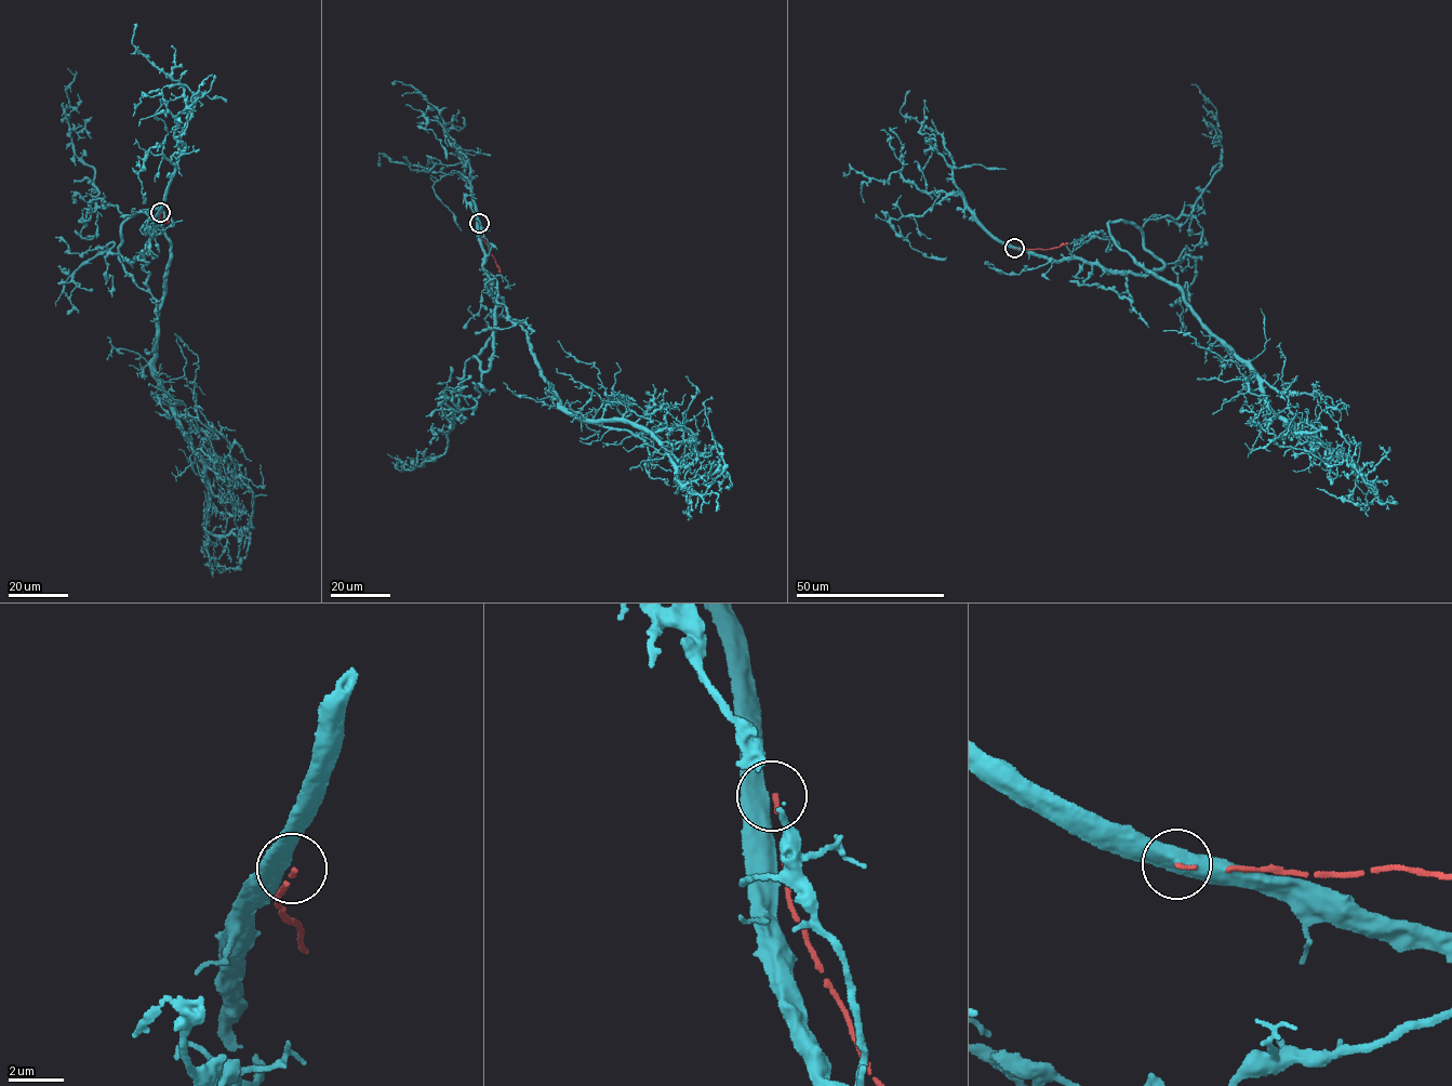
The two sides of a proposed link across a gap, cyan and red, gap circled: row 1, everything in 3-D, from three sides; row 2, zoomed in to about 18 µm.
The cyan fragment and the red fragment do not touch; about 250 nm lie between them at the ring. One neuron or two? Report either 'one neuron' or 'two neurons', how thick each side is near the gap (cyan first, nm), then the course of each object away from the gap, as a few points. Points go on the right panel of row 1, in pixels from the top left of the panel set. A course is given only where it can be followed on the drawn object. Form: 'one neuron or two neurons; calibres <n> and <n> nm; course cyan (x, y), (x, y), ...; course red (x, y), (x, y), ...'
two neurons; calibres 550 and 140 nm; course cyan (1014, 248), (1150, 275), (1133, 224), (1108, 223), (1116, 246), (1358, 475), (1277, 444); course red (1015, 248), (1047, 250), (1068, 243)

